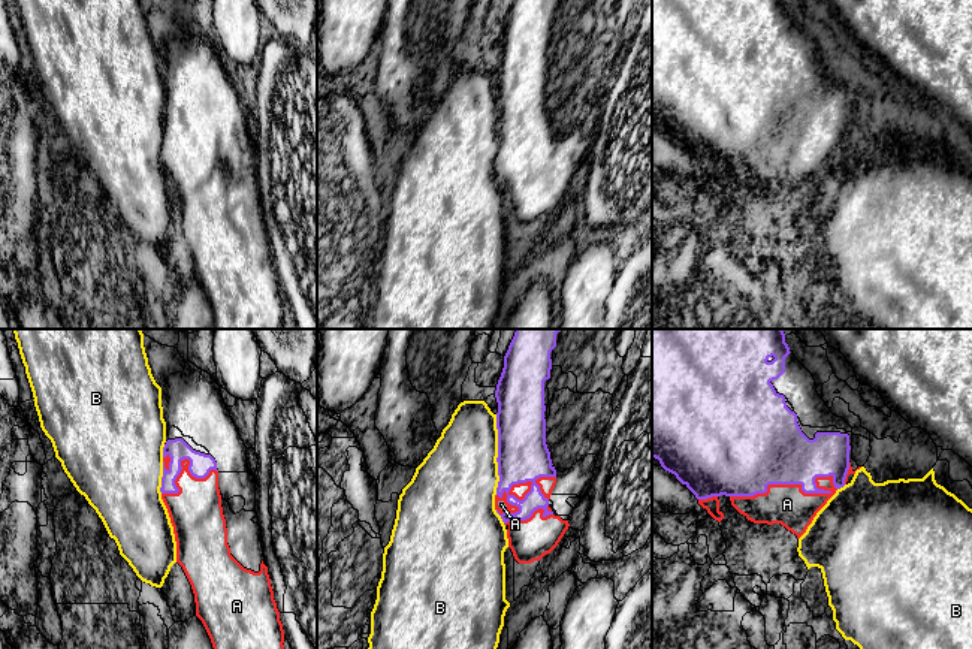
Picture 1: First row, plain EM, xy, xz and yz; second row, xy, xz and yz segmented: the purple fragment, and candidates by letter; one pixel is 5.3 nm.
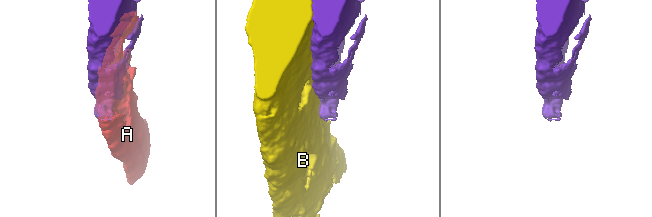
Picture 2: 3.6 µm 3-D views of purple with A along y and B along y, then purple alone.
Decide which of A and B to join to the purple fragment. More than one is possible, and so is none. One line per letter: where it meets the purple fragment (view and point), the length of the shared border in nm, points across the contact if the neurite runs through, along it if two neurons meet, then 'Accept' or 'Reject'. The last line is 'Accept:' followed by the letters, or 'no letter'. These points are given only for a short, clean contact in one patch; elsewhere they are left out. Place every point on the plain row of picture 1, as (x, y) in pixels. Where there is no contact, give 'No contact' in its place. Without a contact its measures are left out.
A: Touches purple at yz (797, 148). Shared border 600 nm. Accept
B: Touches purple at xz (498, 120). Shared border 440 nm. Reject
Accept: A

